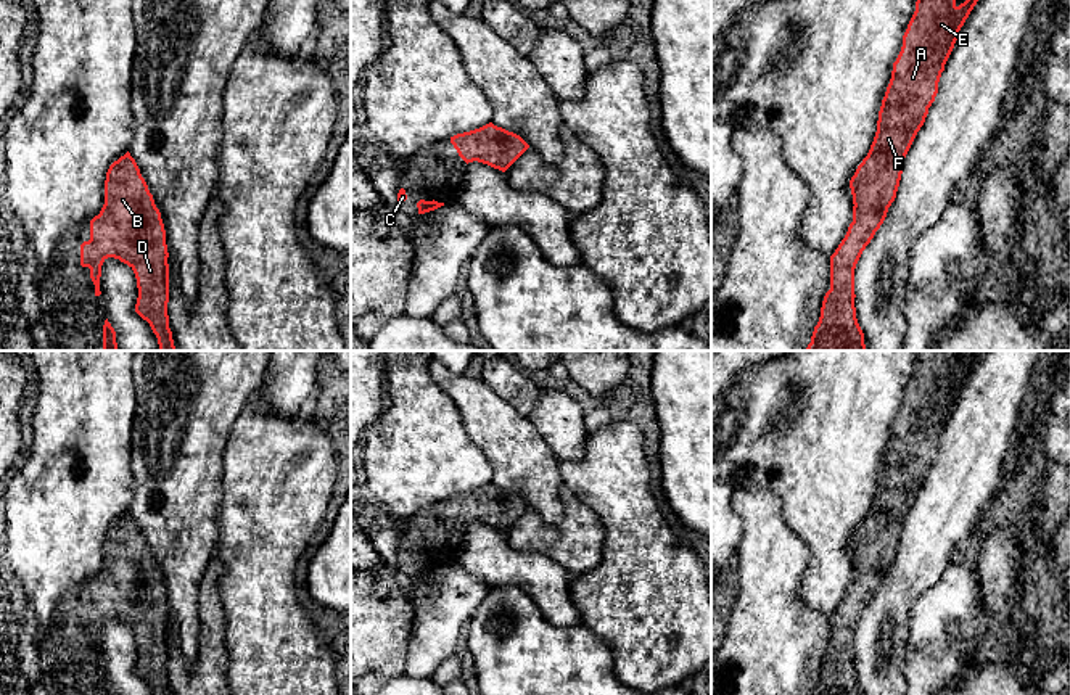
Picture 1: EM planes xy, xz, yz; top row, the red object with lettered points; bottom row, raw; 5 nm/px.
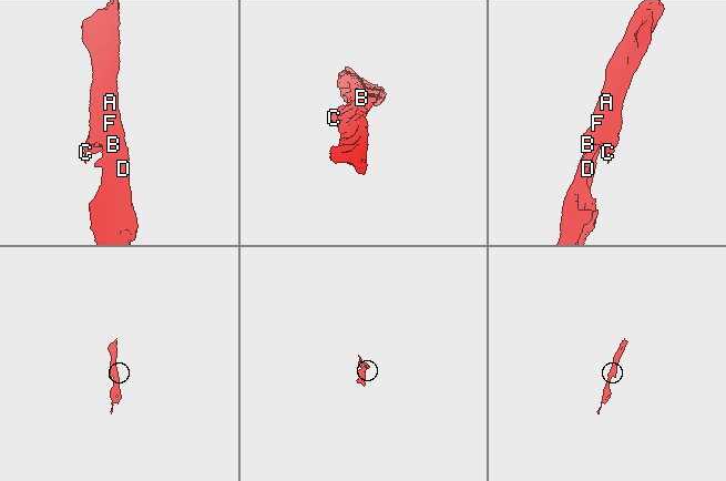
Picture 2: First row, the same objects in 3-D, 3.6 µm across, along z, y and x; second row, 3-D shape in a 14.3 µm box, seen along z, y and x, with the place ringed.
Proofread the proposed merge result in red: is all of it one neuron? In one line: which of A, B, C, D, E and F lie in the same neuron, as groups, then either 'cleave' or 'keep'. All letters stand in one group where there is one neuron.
A B C D E F; keep

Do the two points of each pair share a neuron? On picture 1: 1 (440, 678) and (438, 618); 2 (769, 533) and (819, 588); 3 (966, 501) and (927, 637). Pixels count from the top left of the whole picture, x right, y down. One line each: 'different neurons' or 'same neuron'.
1: different neurons
2: different neurons
3: different neurons

